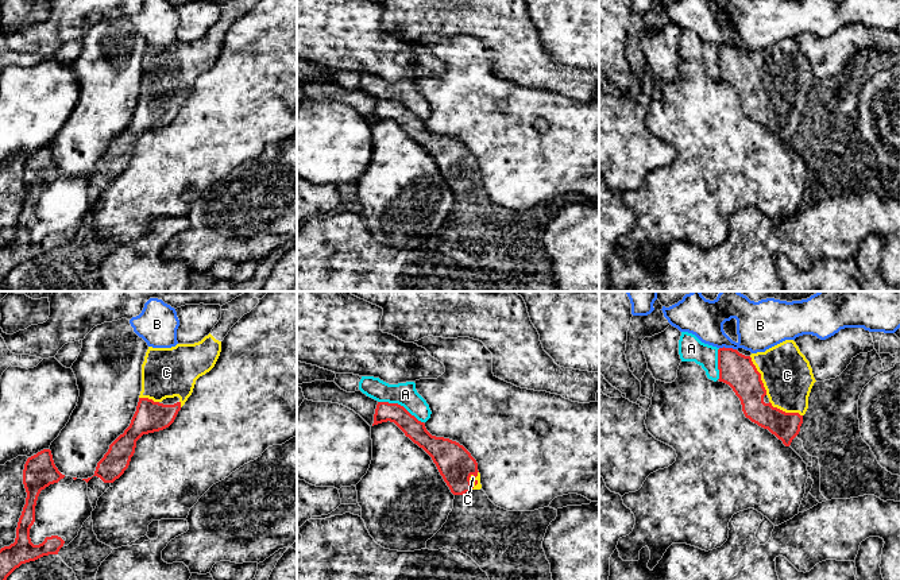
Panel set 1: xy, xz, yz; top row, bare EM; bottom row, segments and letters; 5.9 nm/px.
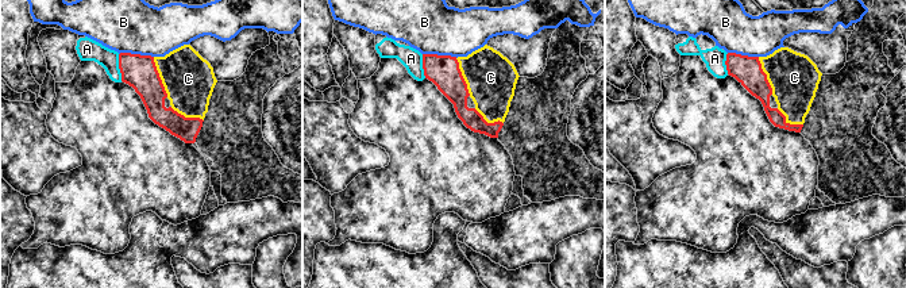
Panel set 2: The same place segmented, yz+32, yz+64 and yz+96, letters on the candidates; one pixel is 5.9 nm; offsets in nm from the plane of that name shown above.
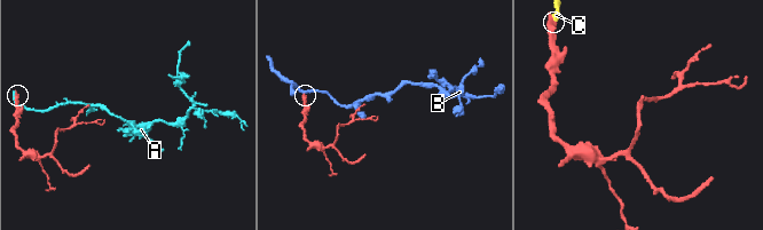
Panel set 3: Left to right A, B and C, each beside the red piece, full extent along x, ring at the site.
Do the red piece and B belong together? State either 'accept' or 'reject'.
reject

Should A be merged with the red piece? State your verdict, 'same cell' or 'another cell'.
another cell

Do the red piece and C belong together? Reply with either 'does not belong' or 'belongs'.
belongs

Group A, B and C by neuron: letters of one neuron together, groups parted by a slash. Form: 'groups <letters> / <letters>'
groups A / B / C

